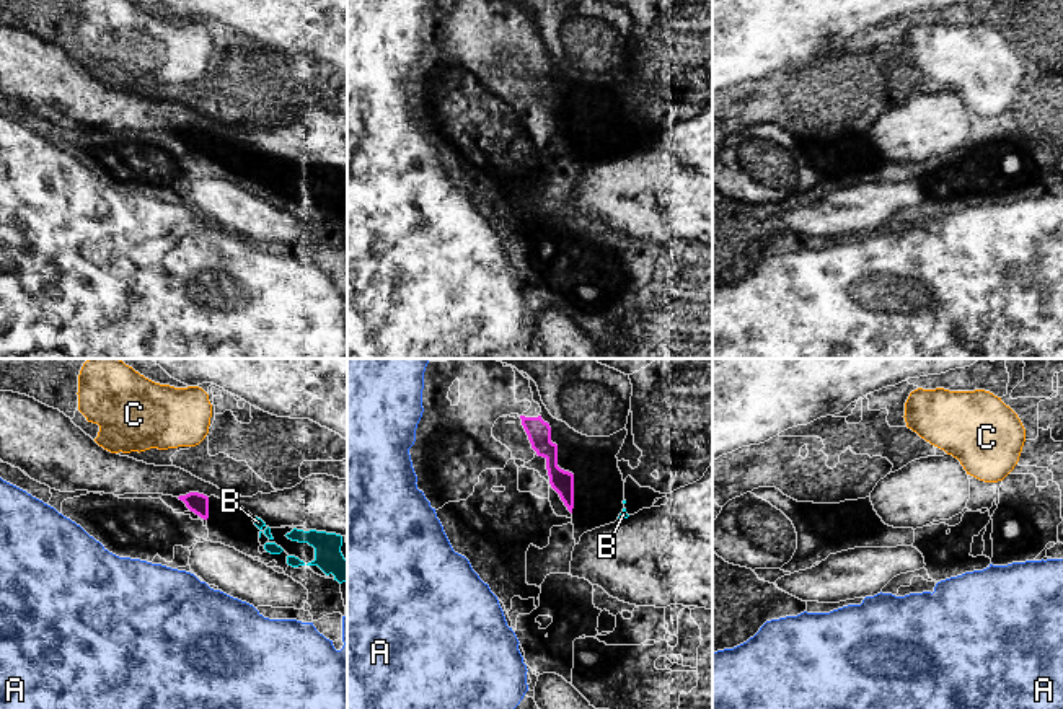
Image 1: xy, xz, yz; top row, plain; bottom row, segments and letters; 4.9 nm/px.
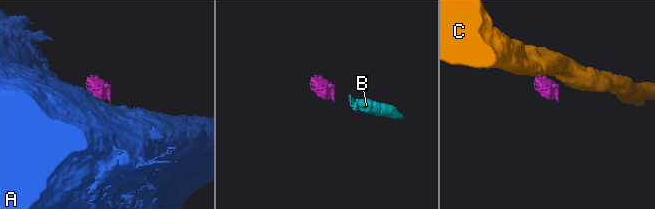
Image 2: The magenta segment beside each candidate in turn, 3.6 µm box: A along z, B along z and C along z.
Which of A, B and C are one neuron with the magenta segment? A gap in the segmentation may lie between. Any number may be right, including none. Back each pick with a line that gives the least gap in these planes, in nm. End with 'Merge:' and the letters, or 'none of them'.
B: Distance 220 nm
Merge: B

